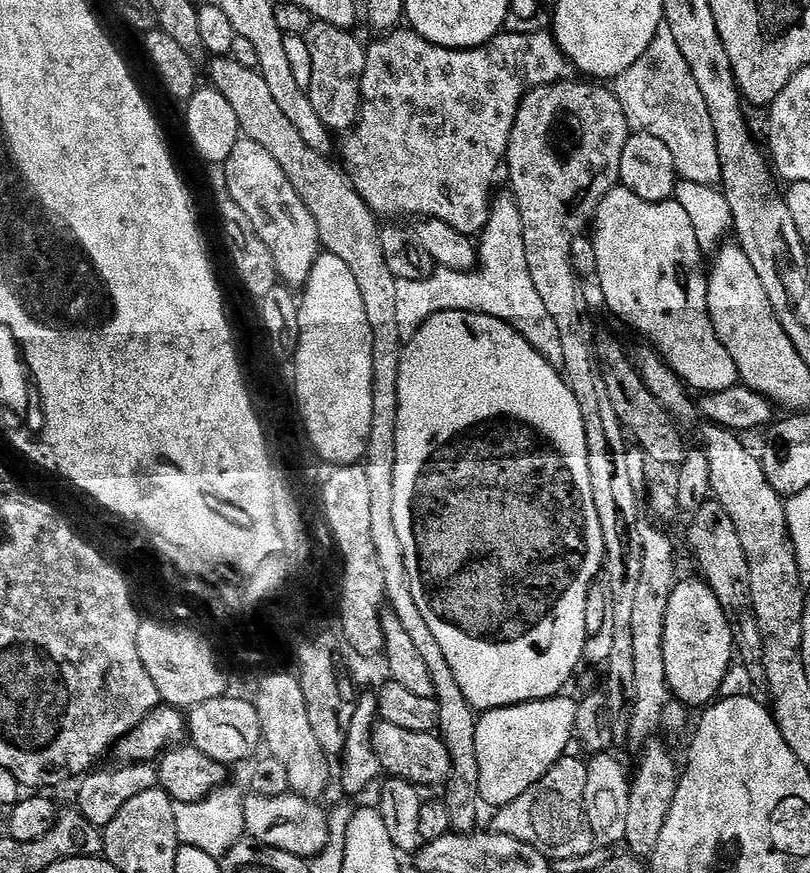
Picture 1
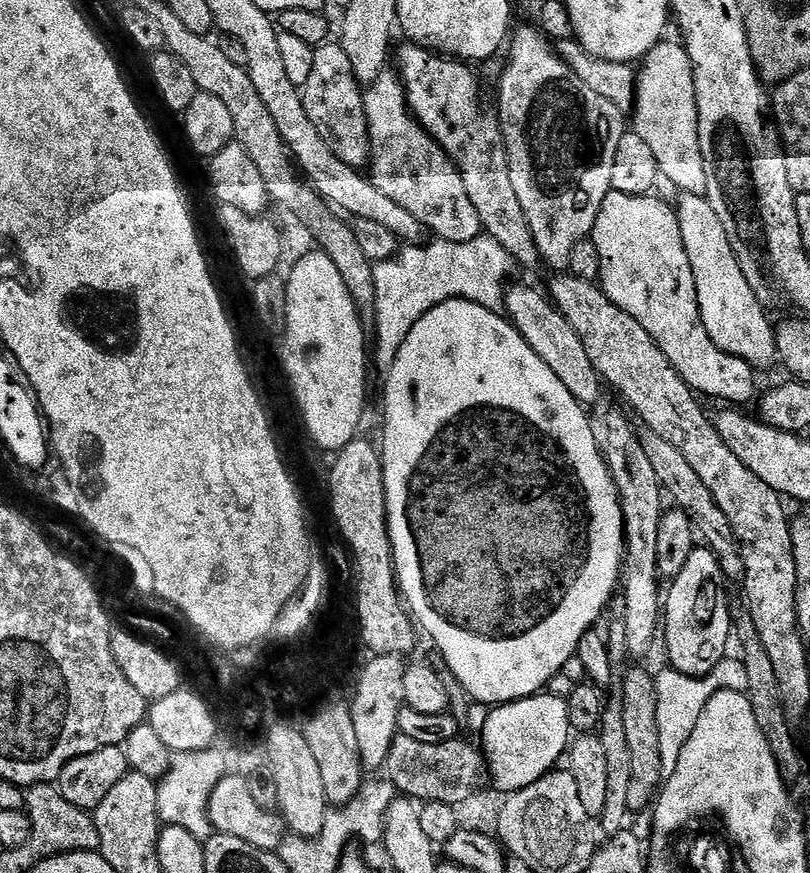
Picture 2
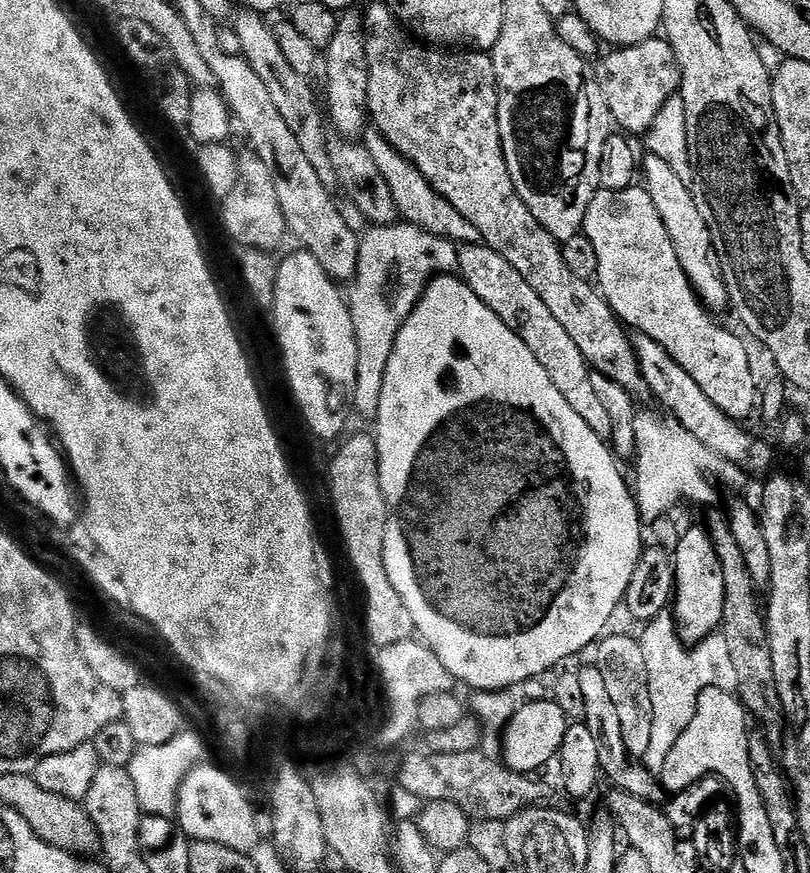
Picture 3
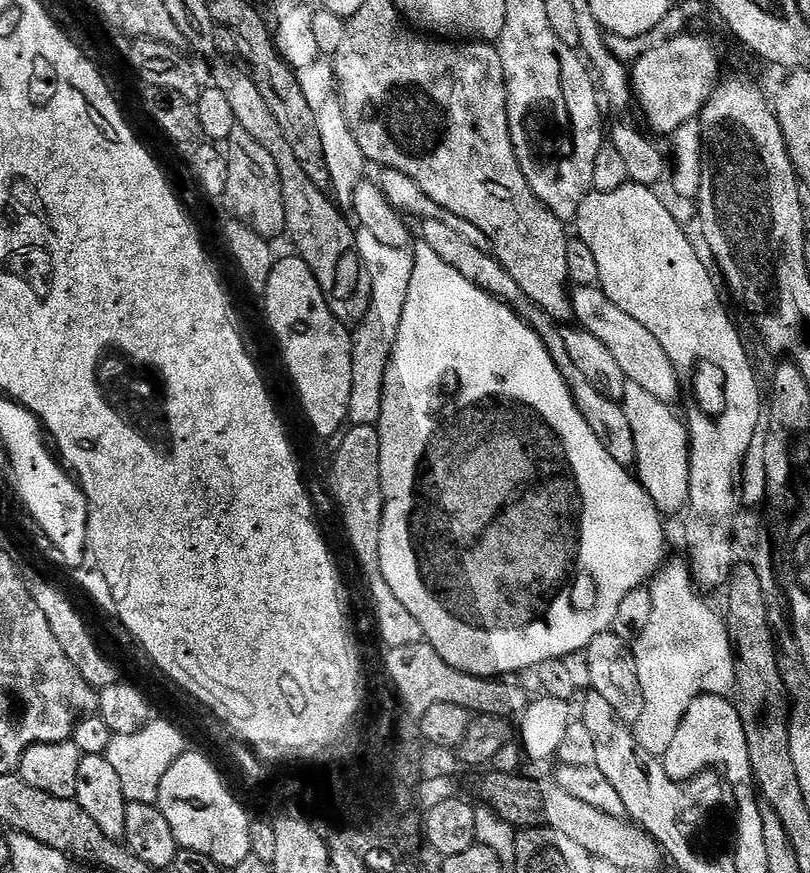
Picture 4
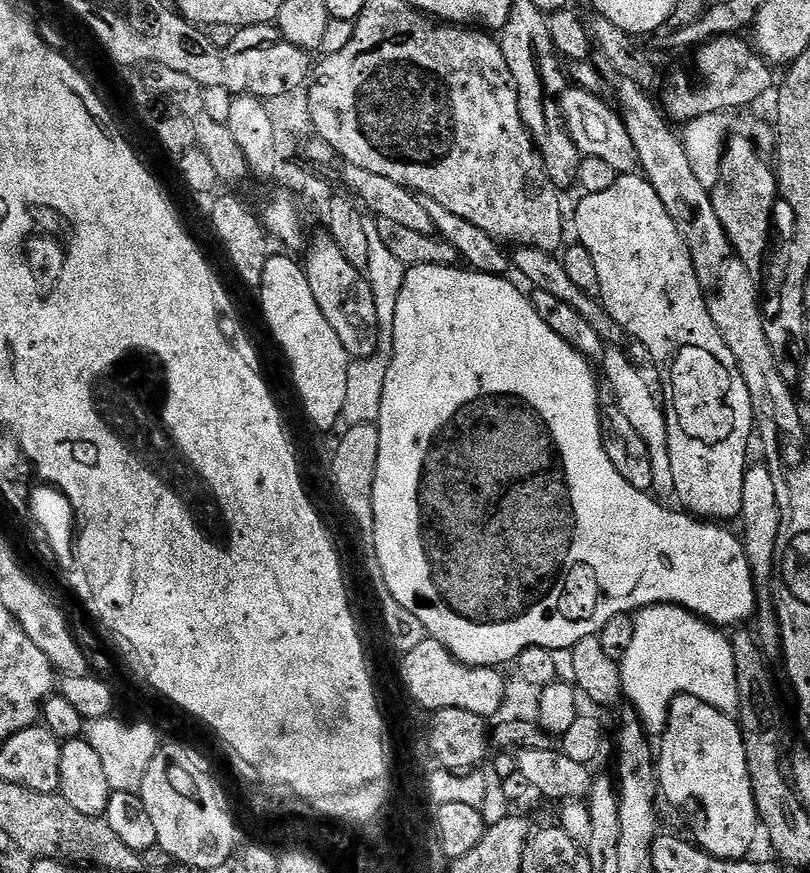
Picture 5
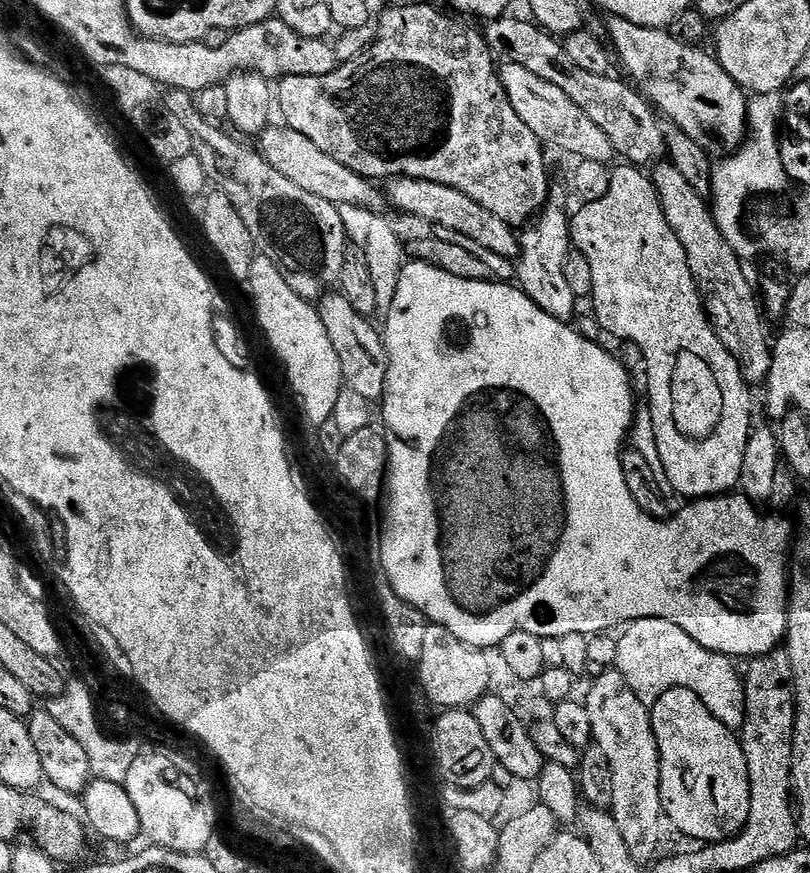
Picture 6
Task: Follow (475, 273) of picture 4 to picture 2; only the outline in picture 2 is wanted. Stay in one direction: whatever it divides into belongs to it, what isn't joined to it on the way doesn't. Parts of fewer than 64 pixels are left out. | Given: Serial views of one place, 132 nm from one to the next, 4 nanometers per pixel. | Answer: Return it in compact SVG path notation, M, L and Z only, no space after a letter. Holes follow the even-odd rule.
M528 284L507 285L504 293L504 307L507 319L520 331L522 338L558 374L558 382L574 394L574 398L585 406L596 406L601 403L600 388L602 389L602 378L594 370L590 357L586 354L586 346L582 346L582 338L574 334L570 322L560 312L560 309L552 303L547 295L544 296L536 288Z

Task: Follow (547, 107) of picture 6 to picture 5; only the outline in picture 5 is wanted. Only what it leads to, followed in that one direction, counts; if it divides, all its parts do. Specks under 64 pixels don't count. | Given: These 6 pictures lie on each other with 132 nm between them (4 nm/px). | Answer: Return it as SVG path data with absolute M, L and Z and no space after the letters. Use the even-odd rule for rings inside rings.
M575 86L569 87L562 96L562 115L568 126L568 133L584 156L602 158L602 162L614 166L617 174L635 173L640 166L638 150L634 150L634 142L630 142L623 116L606 101L607 99L595 96L593 92L585 92Z

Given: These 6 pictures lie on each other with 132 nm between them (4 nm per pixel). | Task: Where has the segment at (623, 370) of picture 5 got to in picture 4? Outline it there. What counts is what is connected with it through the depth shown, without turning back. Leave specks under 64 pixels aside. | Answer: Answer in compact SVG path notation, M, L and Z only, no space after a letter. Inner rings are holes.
M625 383L620 403L629 419L630 430L634 433L634 470L637 479L661 515L681 513L687 507L689 498L691 437L685 423L678 420L669 405L647 393L638 383Z

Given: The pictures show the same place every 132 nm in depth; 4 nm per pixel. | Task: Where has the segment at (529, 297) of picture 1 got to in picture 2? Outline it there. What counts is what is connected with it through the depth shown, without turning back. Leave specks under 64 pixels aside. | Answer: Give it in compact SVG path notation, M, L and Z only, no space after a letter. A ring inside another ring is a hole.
M482 234L461 244L437 239L431 243L409 243L399 249L395 258L377 263L372 269L376 291L374 364L381 368L381 373L390 371L402 342L406 342L406 334L434 306L447 300L469 300L483 308L504 307L507 276L514 269L514 261L494 237Z

